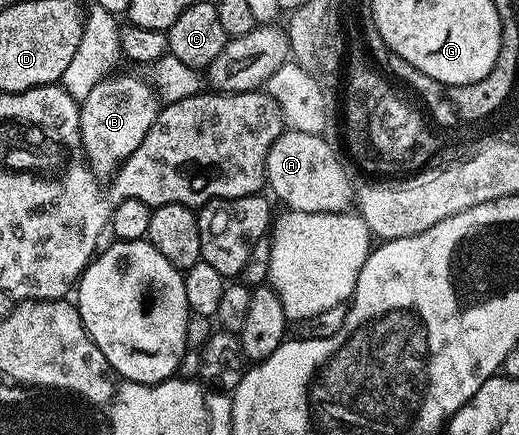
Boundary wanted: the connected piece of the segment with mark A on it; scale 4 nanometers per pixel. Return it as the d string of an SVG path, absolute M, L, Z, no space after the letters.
M289 129L279 134L271 143L265 156L265 179L268 188L273 188L272 196L277 196L285 204L286 210L295 213L339 213L348 206L345 205L348 201L350 204L354 200L354 186L349 186L349 181L345 178L345 169L341 166L336 151L325 140L324 136L316 137L303 131Z

